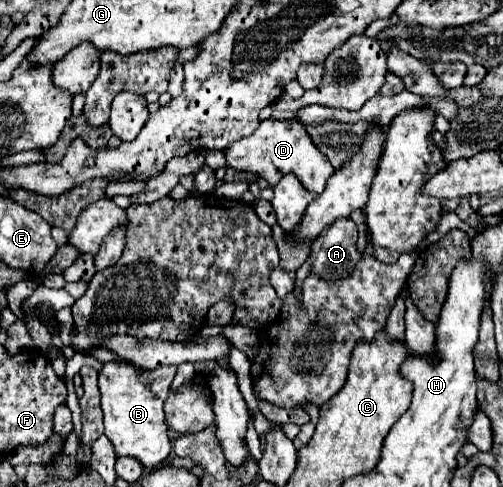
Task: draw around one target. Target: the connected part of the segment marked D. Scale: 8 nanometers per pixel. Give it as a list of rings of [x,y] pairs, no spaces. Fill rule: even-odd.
[[[291,119],[261,121],[249,137],[231,143],[231,147],[225,149],[225,157],[229,167],[257,173],[259,177],[265,177],[269,185],[277,185],[283,175],[295,173],[299,181],[313,193],[321,193],[327,179],[335,173],[331,163],[327,163],[327,159],[323,159],[323,153],[315,147],[315,143],[311,143],[311,137],[307,137],[305,127]]]

